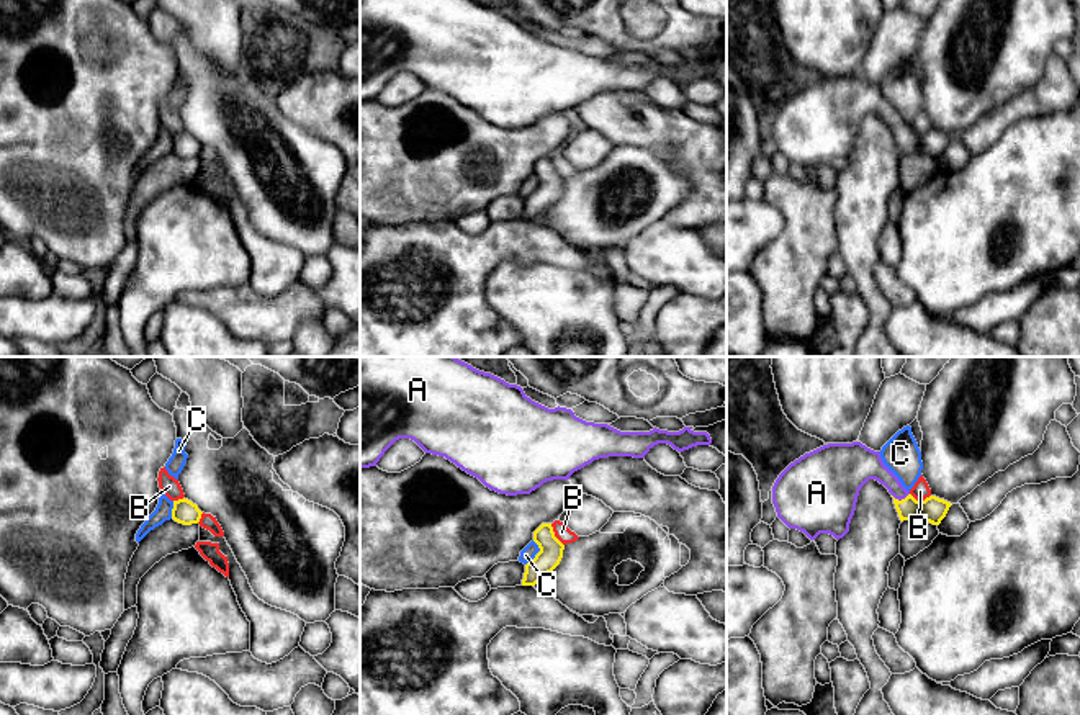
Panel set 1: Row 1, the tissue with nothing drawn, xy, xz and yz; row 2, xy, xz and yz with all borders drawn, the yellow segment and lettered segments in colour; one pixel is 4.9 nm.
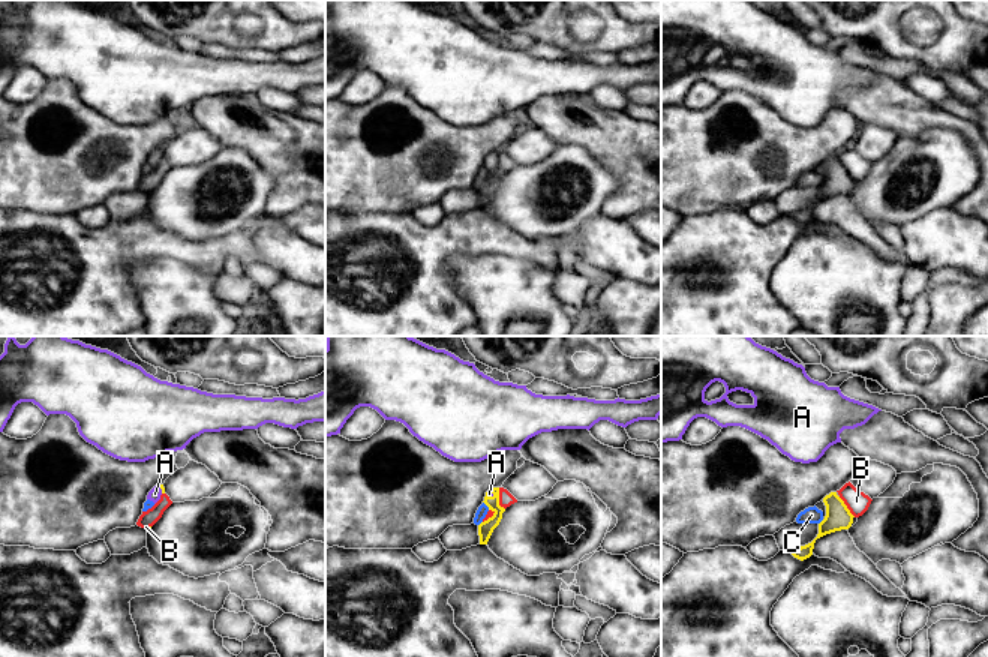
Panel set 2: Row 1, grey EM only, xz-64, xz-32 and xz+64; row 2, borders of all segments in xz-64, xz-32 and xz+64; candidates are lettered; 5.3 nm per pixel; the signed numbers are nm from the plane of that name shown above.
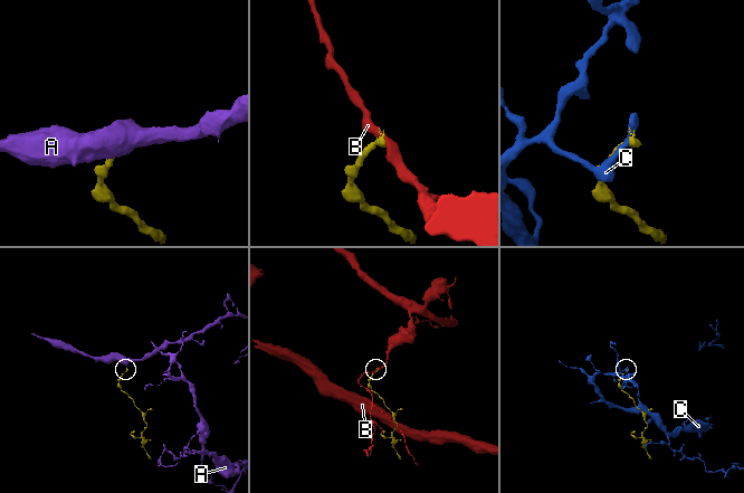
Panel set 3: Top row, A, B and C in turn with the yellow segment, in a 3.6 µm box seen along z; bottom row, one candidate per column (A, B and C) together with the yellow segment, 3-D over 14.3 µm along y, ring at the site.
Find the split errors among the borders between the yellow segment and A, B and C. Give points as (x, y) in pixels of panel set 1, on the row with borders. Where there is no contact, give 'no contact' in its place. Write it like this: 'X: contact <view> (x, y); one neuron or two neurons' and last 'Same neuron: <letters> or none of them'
A: contact yz (902, 499); one neuron
B: contact xz (553, 535); two neurons
C: contact xz (537, 553); two neurons
Same neuron: A

